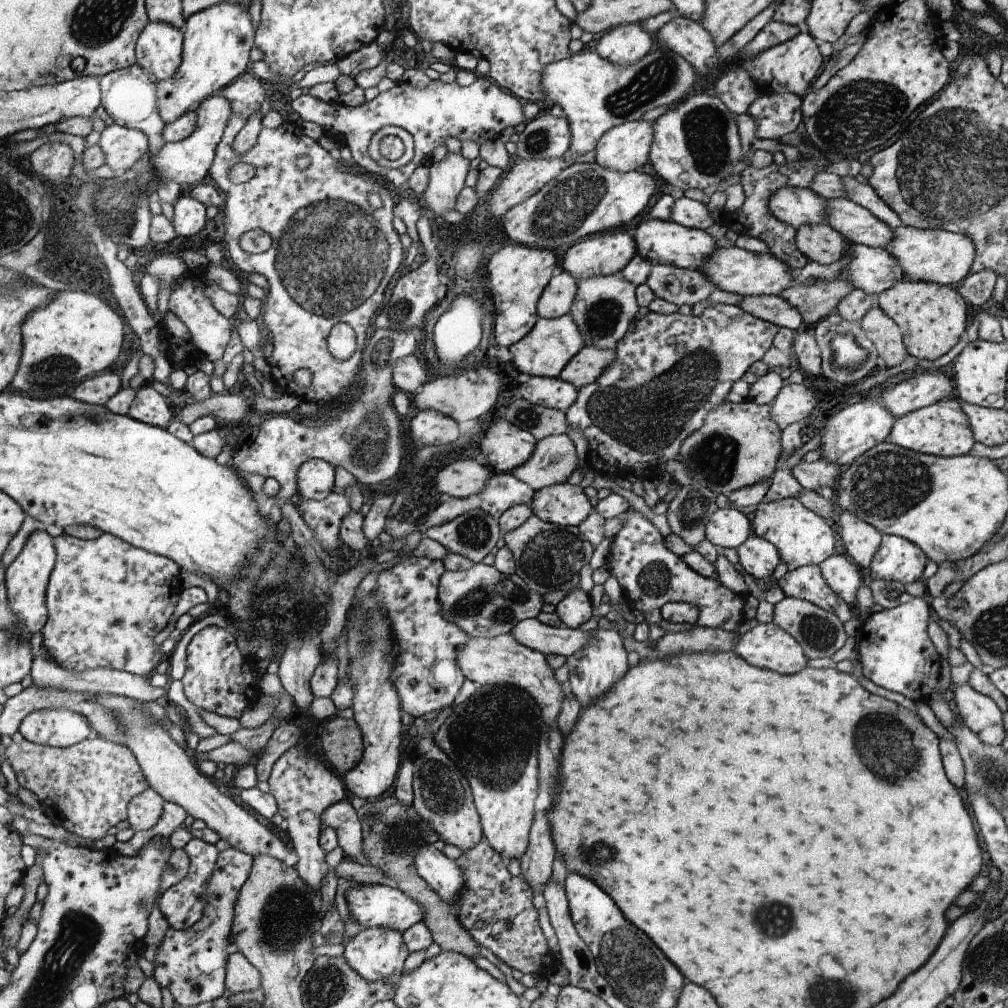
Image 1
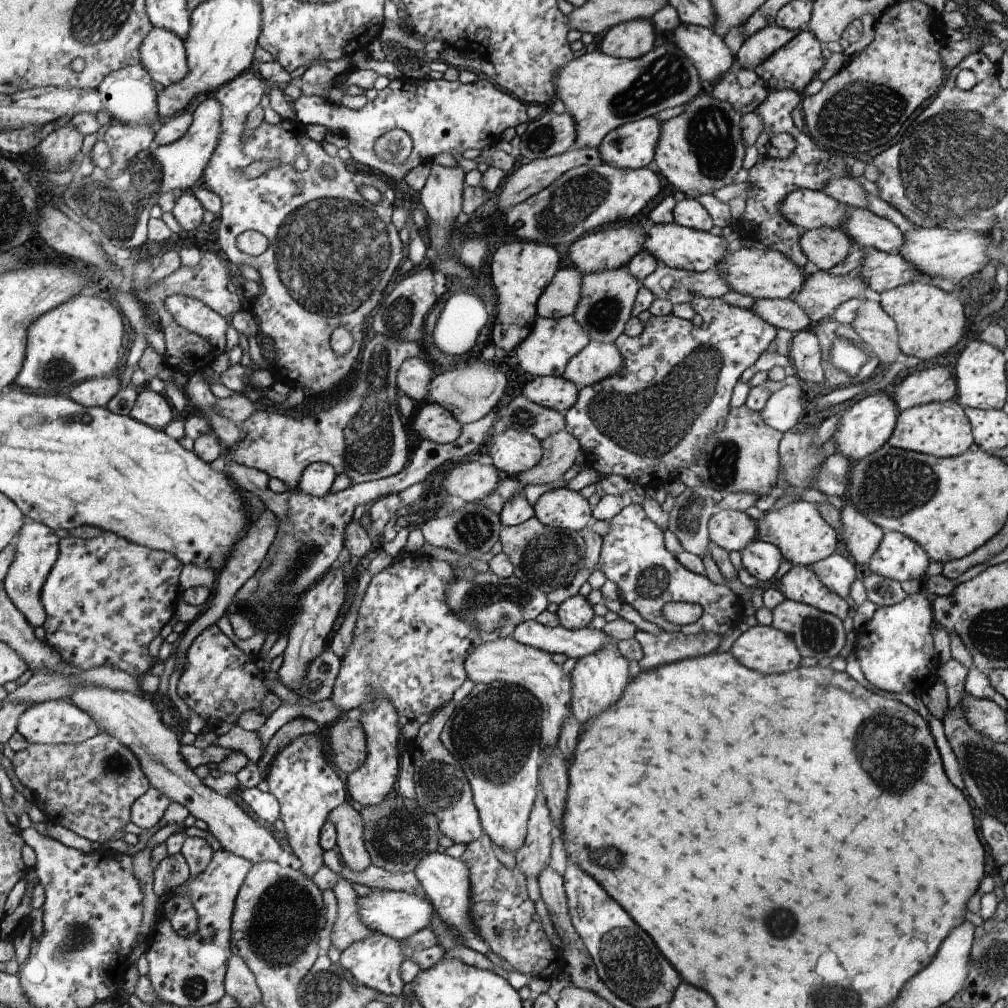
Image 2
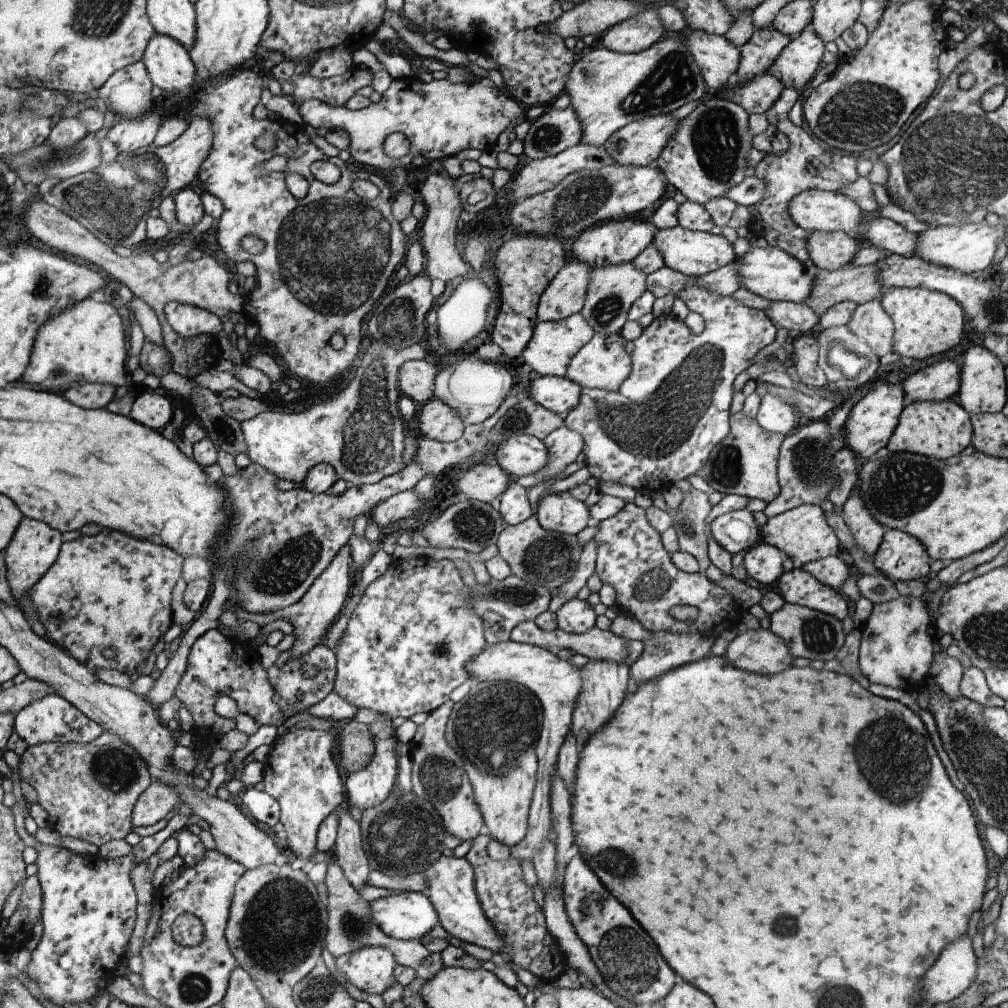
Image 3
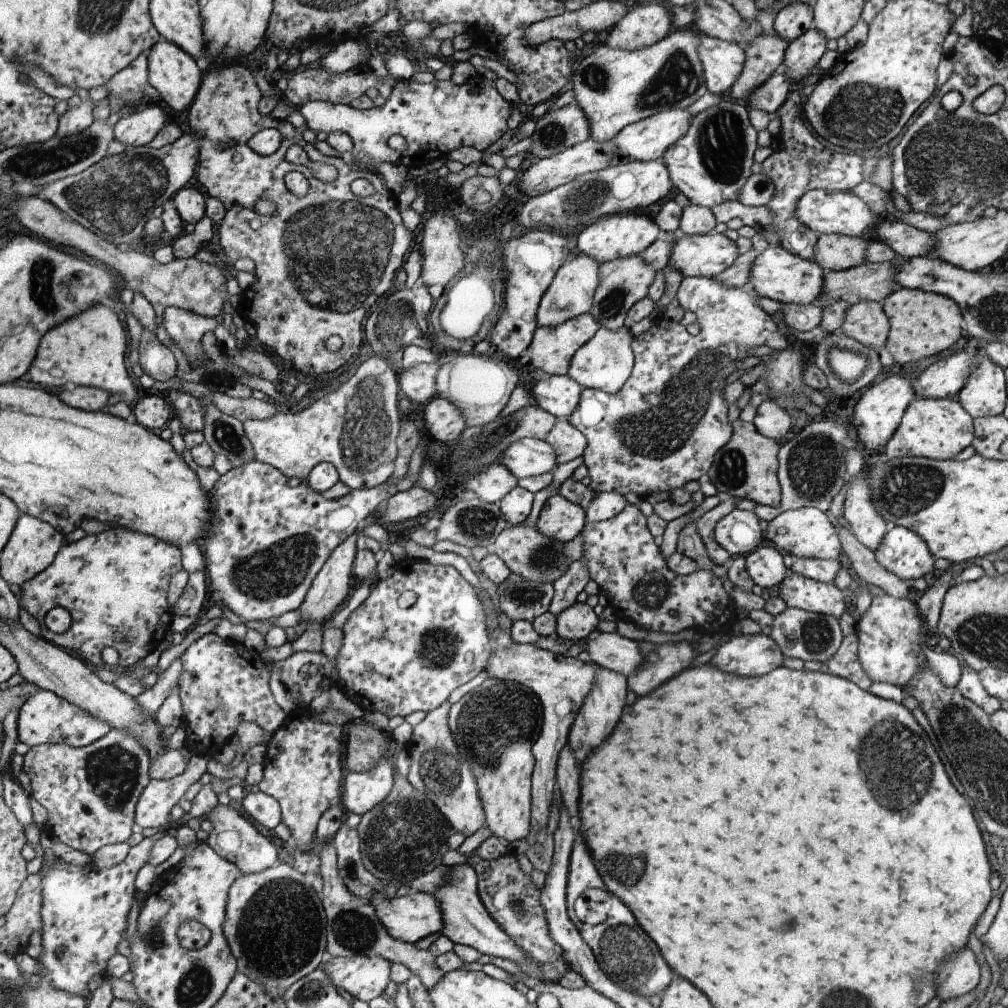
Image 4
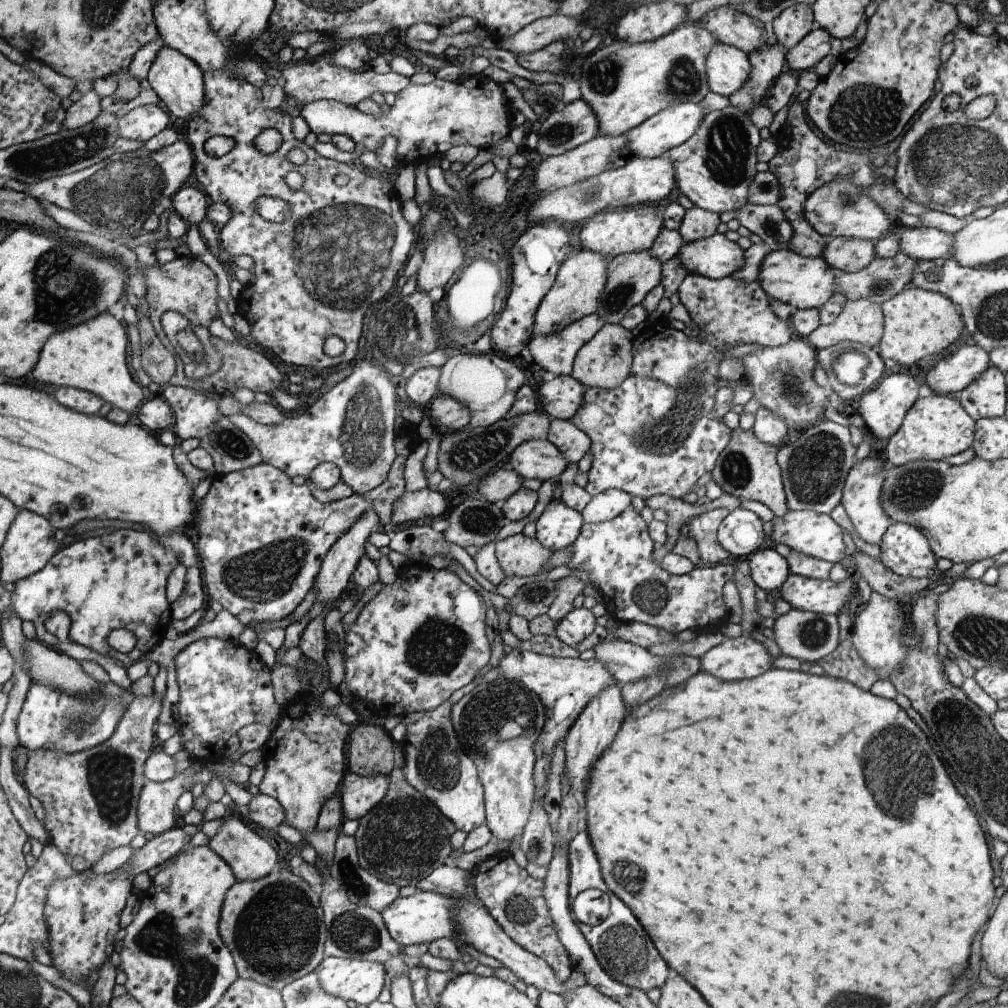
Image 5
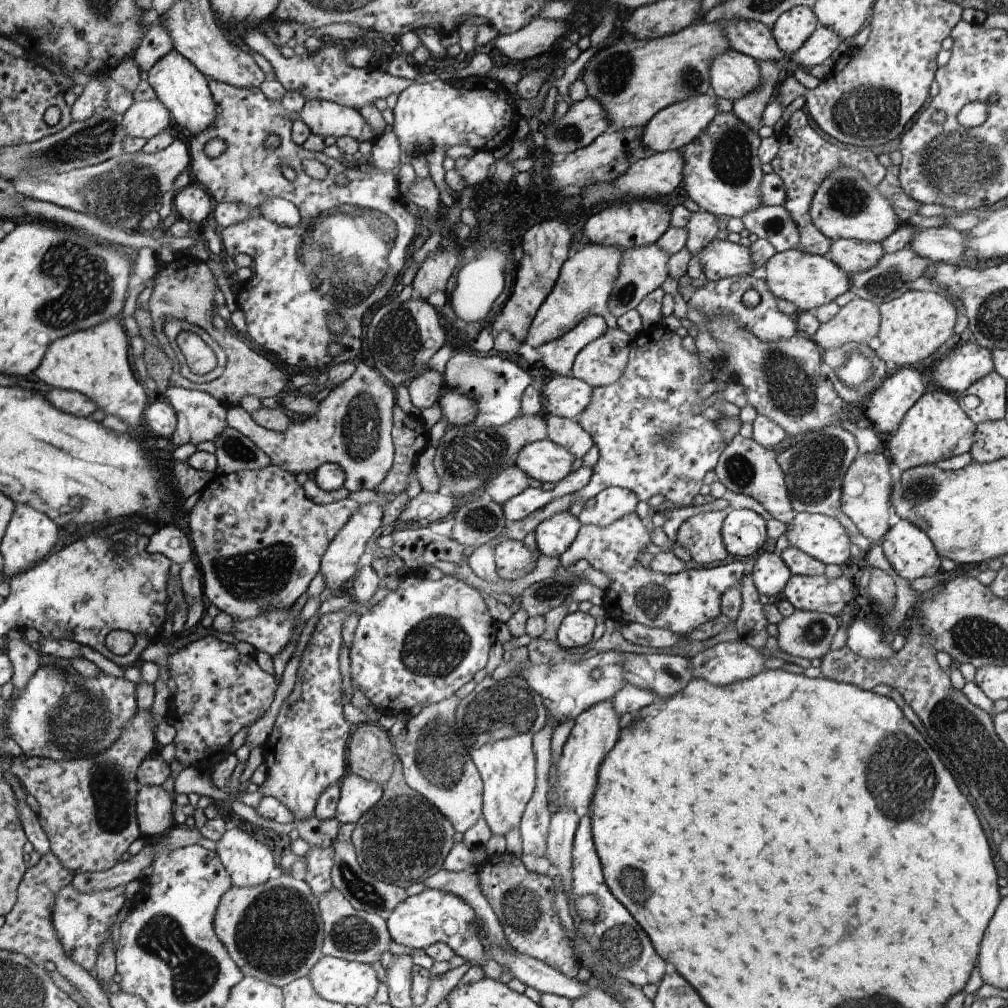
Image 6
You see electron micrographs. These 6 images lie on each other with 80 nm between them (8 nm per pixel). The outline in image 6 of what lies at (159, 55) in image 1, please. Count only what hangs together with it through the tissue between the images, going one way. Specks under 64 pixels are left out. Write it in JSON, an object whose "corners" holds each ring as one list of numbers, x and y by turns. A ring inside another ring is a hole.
{"corners":[[175,49,160,58,148,71,148,80,156,97,172,112,176,128,181,132,196,136,202,130,214,126,219,114,219,107,212,98,208,78,191,62]]}

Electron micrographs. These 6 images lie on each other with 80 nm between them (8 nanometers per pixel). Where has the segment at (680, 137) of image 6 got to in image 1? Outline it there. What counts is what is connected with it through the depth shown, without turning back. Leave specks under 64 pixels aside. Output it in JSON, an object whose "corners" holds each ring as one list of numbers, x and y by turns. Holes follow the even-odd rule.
{"corners":[[630,121,607,130,594,150,595,162,621,173,642,168,650,157,654,126,646,121]]}

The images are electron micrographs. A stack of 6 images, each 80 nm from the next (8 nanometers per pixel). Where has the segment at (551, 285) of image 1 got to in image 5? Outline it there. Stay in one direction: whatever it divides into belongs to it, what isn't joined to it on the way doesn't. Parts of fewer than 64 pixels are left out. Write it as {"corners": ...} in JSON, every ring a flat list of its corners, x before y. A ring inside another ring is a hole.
{"corners":[[583,249,576,256,568,258,558,270,550,292,542,298,542,303,538,306,532,336,560,333,560,330,567,329,572,322,596,313,599,309,599,300,605,290,604,286,607,285,609,262,610,260,604,258,602,254]]}

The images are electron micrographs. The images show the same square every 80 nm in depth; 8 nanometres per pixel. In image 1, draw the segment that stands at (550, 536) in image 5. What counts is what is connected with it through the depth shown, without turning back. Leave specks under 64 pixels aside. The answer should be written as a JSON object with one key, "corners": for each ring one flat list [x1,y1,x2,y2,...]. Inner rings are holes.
{"corners":[[570,483,535,491,528,505,538,518,562,526,578,526,594,510,584,488]]}

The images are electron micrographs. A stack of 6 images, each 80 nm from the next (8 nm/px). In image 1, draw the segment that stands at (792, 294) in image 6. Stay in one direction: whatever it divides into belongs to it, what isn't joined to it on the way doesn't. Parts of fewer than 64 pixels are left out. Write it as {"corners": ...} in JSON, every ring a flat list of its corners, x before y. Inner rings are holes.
{"corners":[[733,246,728,248,718,247,714,254,703,262,698,271,703,272,708,280,713,282,719,289,745,297,758,295,779,296,781,290,795,284,789,270,787,264,784,264,770,252,756,254,750,250]]}

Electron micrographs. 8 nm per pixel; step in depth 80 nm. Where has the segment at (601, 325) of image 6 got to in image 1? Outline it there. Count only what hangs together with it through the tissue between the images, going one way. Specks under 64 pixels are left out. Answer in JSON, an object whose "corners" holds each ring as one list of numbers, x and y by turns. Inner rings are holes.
{"corners":[[568,314,553,319,539,317,531,332,515,342,514,345,510,345,508,350,512,353,511,361,514,363,516,370,531,376,558,377,564,368,570,364,571,358,586,345,582,332,575,325,574,319]]}

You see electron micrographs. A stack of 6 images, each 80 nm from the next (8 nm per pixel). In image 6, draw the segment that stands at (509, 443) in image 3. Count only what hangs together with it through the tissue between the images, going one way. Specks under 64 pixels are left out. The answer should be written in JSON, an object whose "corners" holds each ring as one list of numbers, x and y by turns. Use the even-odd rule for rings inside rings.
{"corners":[[545,439,524,448,513,464,532,479,558,484,571,478,575,456,567,447]]}

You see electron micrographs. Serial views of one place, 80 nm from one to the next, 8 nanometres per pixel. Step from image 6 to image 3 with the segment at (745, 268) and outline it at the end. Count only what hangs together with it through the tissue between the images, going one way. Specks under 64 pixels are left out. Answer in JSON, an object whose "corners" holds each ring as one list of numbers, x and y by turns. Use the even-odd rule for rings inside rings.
{"corners":[[679,224,672,228,659,229,655,234,653,245,662,253,664,264,672,270,681,272,682,276,702,276,737,259,732,244,722,234,688,230]]}

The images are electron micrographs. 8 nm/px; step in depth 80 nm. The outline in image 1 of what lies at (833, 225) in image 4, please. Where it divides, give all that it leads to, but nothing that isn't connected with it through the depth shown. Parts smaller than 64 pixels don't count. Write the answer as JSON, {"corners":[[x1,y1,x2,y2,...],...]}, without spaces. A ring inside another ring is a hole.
{"corners":[[782,187,769,198,769,209,778,220,795,228,824,222,826,200,808,187]]}

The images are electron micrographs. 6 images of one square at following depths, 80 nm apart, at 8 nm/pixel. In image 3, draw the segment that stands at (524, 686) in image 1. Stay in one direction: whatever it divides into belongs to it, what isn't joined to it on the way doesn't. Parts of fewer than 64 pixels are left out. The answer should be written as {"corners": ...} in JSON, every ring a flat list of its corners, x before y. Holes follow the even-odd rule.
{"corners":[[511,639,488,645,467,666,467,671,475,679,475,682,518,683,529,688,537,696,543,708,544,728,540,733,536,750,539,758,539,770,537,771,535,800,531,802,530,828,527,830,526,838,511,848,511,856,516,857,520,863,532,862,542,852,542,848,548,840,548,832,552,828,550,786,552,786,553,776,557,772,558,750,563,745,568,732,571,731,571,724,574,720,571,716,575,710,578,696,582,692,583,675,579,670,571,666,567,660,560,660,548,649,528,643,517,643]]}

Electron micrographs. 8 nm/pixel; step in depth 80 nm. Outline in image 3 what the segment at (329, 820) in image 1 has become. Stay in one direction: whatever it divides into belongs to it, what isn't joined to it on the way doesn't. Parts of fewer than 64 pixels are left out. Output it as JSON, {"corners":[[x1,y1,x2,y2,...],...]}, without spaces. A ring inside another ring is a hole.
{"corners":[[347,805,340,807,338,838,333,851,334,862,343,870,350,884,358,890,367,884,368,857,363,849,361,824,355,820]]}

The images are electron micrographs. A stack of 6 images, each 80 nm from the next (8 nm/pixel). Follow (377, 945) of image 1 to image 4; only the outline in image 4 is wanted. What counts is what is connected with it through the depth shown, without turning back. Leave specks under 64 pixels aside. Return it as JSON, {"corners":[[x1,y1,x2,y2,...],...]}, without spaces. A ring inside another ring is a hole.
{"corners":[[378,955,326,957,322,968,337,989,342,987,354,999,366,1002,381,996,390,982,390,961]]}

